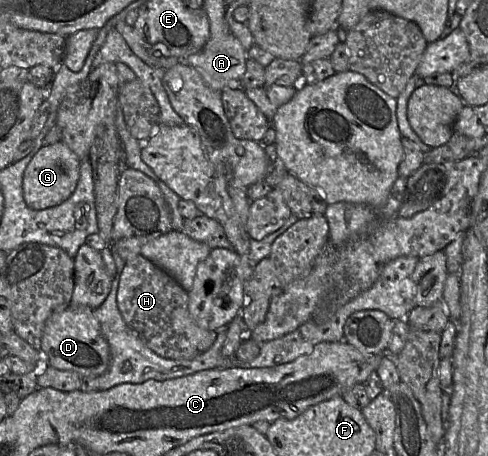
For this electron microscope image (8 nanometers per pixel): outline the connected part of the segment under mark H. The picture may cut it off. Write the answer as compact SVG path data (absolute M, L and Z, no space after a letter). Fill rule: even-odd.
M141 255L125 262L117 306L127 327L154 353L167 359L192 359L208 350L217 333L200 328L188 310L188 292L168 273Z

